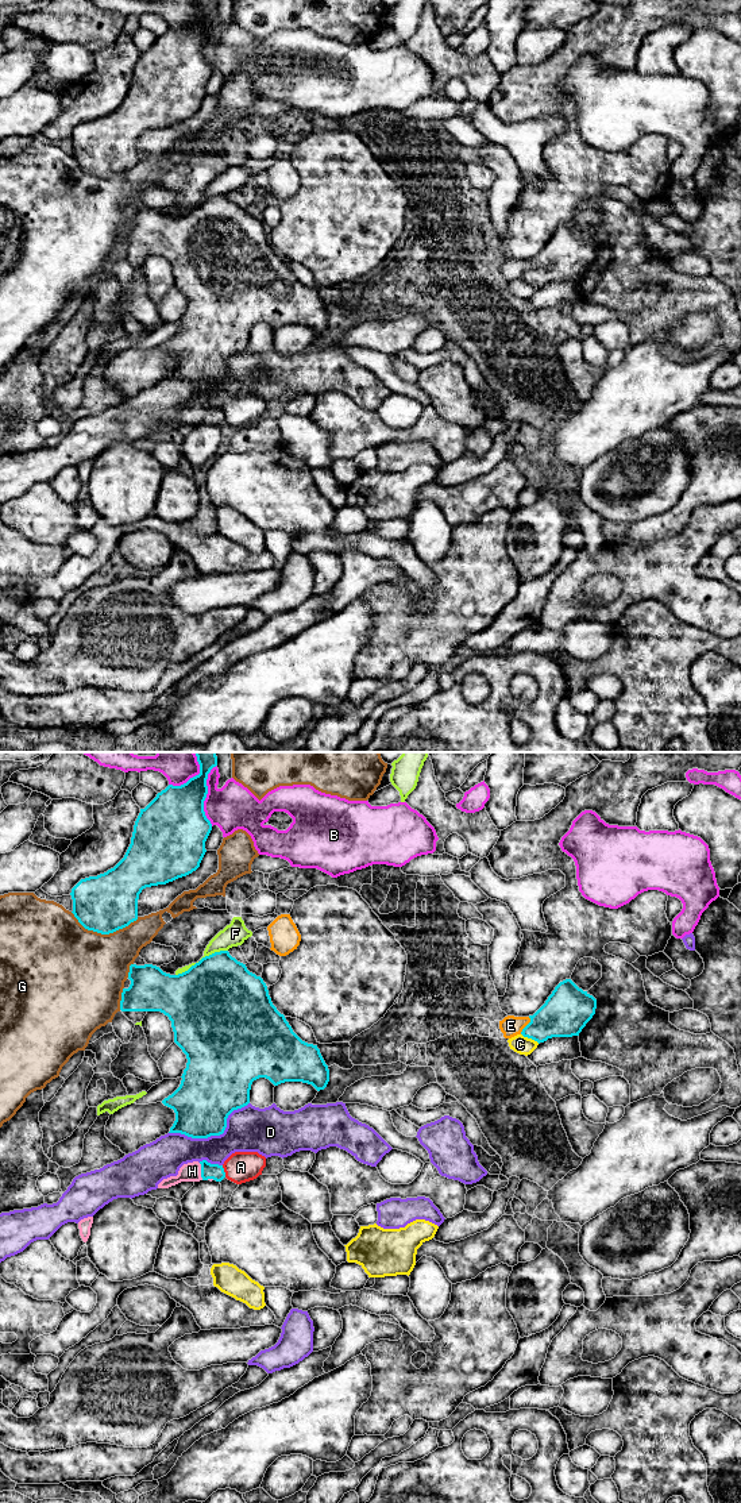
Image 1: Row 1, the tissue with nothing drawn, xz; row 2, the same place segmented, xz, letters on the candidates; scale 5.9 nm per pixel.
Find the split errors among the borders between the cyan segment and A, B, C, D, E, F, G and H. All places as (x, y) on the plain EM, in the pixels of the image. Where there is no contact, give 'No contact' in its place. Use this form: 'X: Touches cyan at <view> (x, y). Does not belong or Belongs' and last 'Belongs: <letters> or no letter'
A: Touches cyan at xz (223, 415). Does not belong
B: Touches cyan at xz (205, 39). Does not belong
C: Touches cyan at xz (531, 281). Does not belong
D: Touches cyan at xz (213, 378). Does not belong
E: Touches cyan at xz (527, 269). Does not belong
F: Touches cyan at xz (201, 203). Does not belong
G: Touches cyan at xz (104, 177). Does not belong
H: Touches cyan at xz (201, 415). Belongs
Belongs: H

